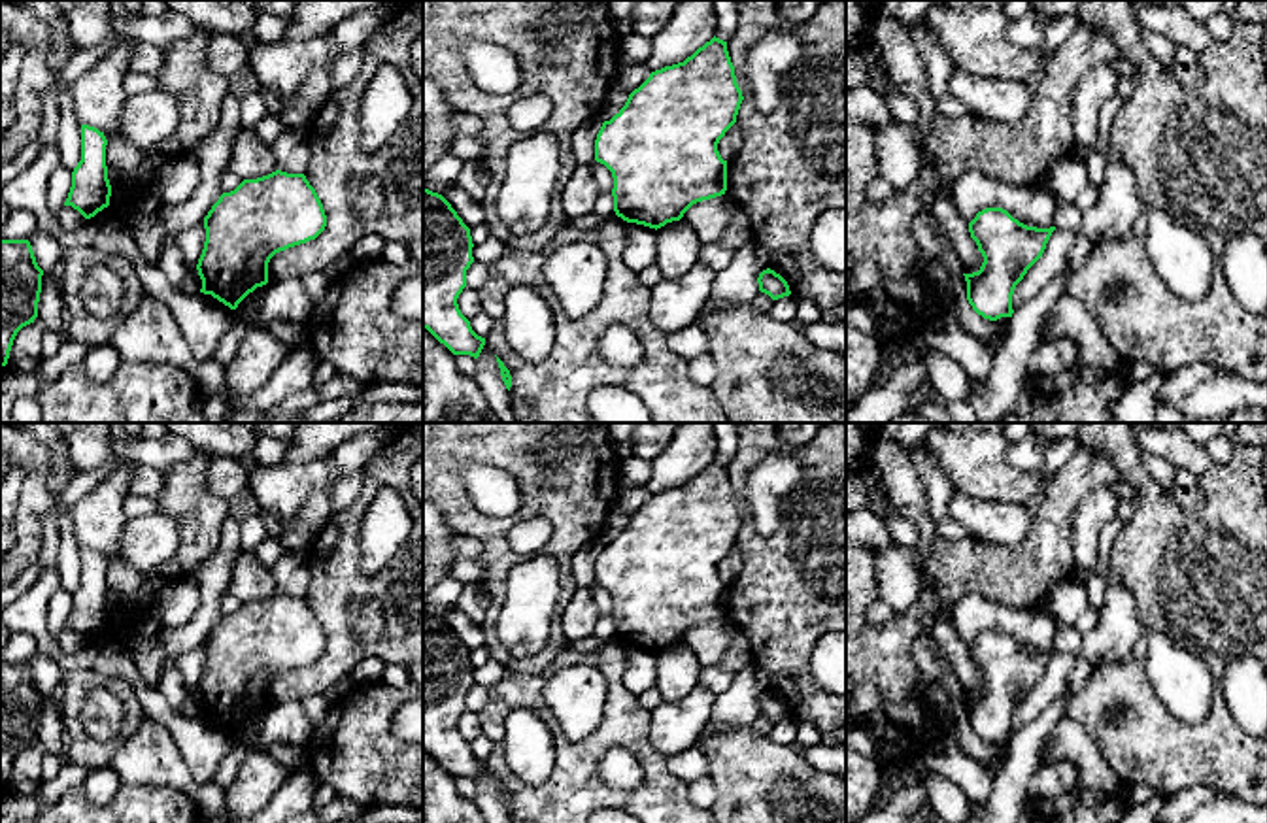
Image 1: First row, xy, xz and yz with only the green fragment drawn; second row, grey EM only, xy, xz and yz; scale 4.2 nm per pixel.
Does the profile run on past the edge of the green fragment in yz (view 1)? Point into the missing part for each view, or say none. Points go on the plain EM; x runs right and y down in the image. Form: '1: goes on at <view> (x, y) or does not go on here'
1: does not go on here

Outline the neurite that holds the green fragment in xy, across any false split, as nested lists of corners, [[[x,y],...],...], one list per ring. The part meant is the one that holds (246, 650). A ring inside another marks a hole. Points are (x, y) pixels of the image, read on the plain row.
[[[276,593],[244,602],[234,613],[223,615],[204,640],[206,664],[196,687],[200,715],[236,732],[249,715],[268,706],[268,685],[276,676],[315,663],[325,649],[323,627],[304,596]]]

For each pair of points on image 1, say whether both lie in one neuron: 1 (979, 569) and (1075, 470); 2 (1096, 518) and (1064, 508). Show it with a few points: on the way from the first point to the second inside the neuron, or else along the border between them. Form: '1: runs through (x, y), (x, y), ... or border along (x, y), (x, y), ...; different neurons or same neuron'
1: runs through (1011, 569), (1052, 529), (1060, 503); same neuron
2: border along (1107, 484), (1092, 489), (1075, 510), (1073, 557); different neurons

